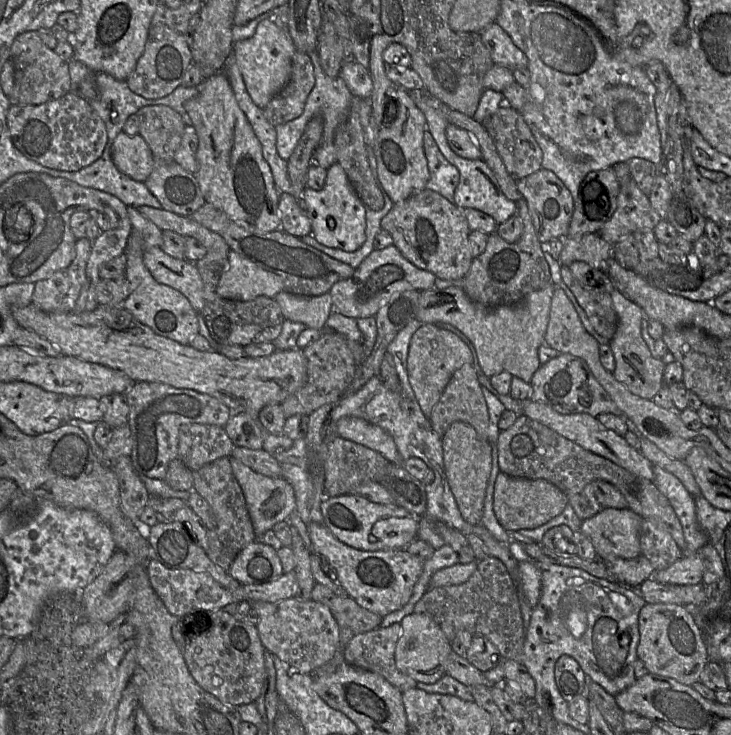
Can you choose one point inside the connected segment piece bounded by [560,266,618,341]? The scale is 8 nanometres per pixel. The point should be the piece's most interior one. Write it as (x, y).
(598, 306)

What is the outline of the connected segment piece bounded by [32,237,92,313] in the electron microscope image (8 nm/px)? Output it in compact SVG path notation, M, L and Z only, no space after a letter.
M88 237L76 240L76 255L71 264L50 277L35 282L32 303L50 313L74 311L76 301L86 279L86 264L92 241Z

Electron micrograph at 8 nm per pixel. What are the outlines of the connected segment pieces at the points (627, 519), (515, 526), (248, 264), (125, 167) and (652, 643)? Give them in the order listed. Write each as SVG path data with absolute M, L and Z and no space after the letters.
M608 508L583 520L579 532L590 540L598 559L632 559L641 555L642 520L629 508Z
M499 471L494 484L493 511L507 532L534 529L559 515L568 504L568 497L547 480L516 478Z
M234 250L228 253L228 267L221 275L217 293L223 298L248 301L258 296L274 298L284 290L283 279Z
M118 133L111 145L111 158L120 172L141 182L146 181L155 166L153 153L139 133Z
M646 604L638 617L639 644L637 647L637 657L642 661L648 673L667 677L677 682L692 686L698 682L700 675L708 663L708 654L702 634L694 621L692 610L678 604Z

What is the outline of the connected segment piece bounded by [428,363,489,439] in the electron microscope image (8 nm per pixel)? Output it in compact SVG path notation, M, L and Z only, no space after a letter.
M471 363L463 365L453 373L428 418L432 429L439 435L443 435L453 422L461 421L471 425L482 439L487 439L488 408L481 391L481 384L477 379L476 370Z

